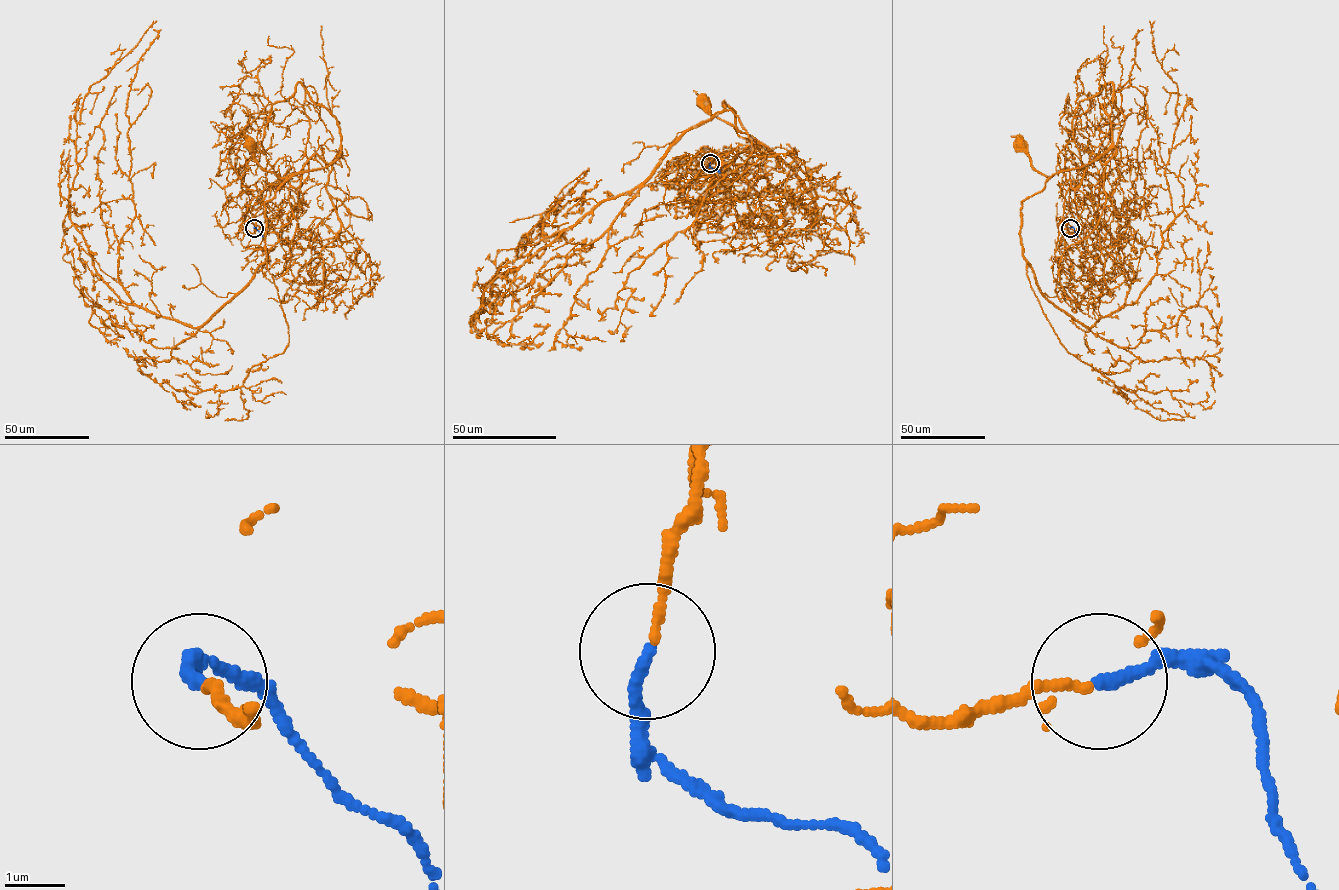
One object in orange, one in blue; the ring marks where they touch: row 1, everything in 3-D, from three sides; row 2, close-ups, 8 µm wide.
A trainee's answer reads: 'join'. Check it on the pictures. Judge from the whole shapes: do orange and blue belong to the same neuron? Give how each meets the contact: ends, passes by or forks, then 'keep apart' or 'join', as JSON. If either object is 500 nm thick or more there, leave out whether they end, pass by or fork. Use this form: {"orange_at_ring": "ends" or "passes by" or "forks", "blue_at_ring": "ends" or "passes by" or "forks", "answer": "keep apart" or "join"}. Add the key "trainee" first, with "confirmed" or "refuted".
{"trainee": "confirmed", "orange_at_ring": "ends", "blue_at_ring": "ends", "answer": "join"}

